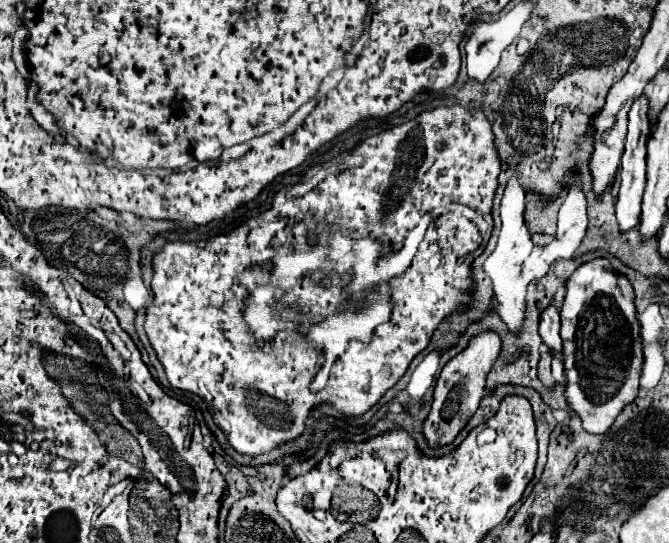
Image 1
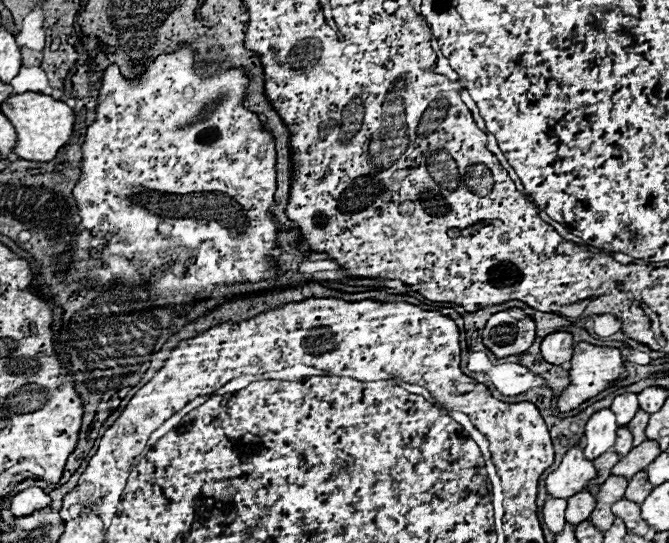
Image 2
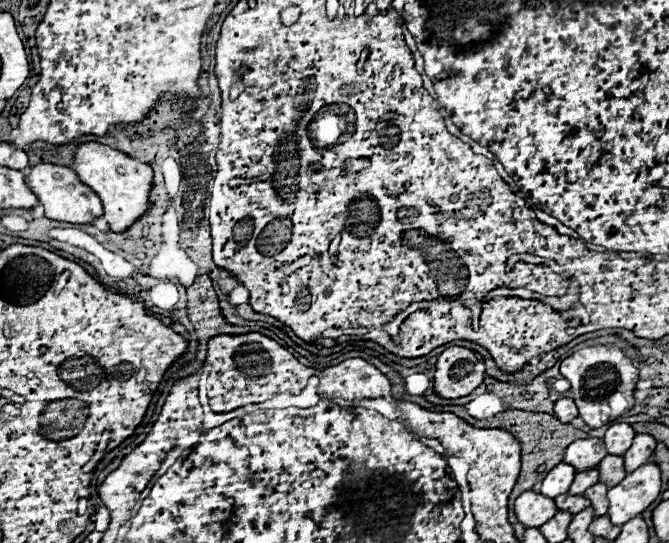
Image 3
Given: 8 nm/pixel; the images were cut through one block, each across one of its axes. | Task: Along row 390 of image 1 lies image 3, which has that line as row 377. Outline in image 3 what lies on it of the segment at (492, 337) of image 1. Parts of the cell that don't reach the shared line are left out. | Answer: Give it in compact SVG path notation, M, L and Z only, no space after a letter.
M452 346L436 362L434 392L440 398L462 398L476 390L484 380L484 360L480 354Z

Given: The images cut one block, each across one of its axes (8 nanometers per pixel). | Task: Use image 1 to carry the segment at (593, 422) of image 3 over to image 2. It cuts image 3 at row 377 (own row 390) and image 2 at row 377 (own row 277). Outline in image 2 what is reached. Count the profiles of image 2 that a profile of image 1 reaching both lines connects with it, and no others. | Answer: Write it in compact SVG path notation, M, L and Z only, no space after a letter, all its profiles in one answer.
M578 342L574 346L574 356L572 356L570 386L558 398L558 412L574 410L582 402L586 402L592 396L600 394L602 390L614 386L614 382L624 376L626 376L626 368L624 368L624 360L622 360L622 354L618 348L606 348L606 346L594 346L588 342Z

